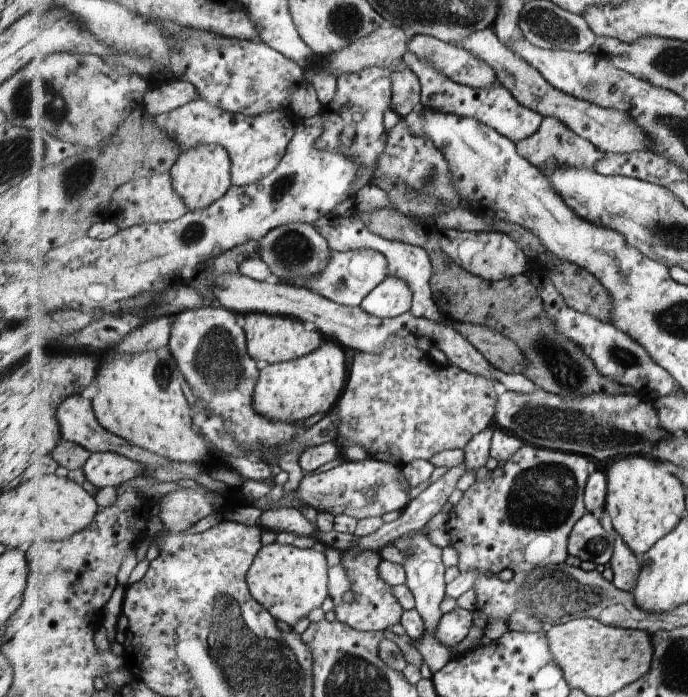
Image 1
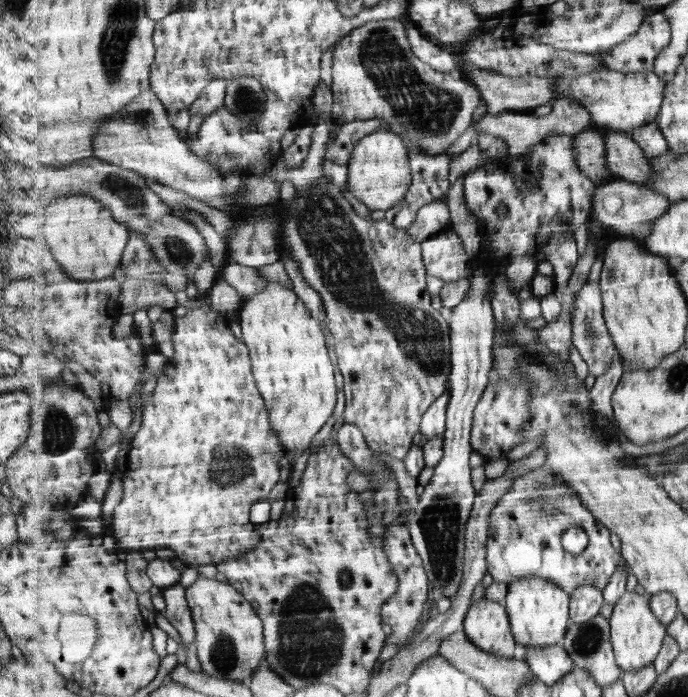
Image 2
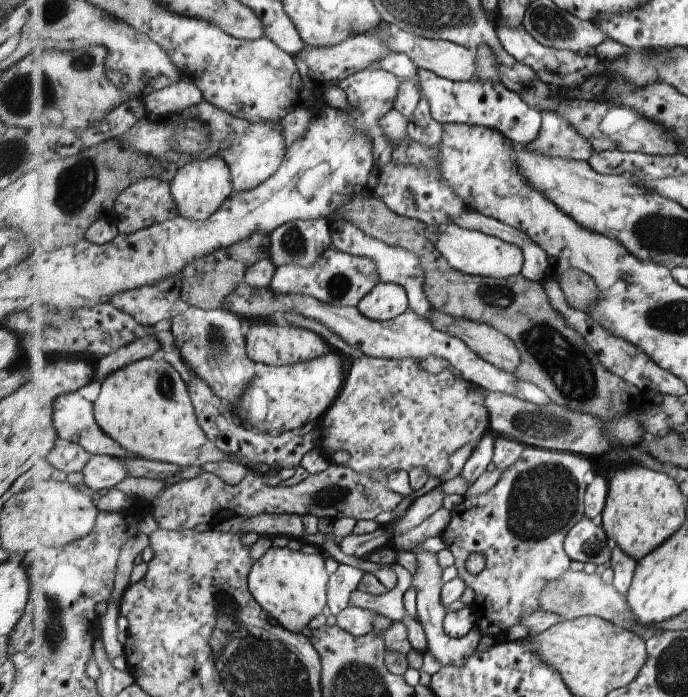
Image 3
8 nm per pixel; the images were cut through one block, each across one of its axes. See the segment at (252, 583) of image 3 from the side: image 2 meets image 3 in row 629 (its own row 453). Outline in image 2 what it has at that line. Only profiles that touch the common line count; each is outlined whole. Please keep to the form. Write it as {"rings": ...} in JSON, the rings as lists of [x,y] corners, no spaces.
{"rings":[[[267,281],[267,290],[253,298],[245,299],[244,308],[240,313],[240,324],[243,334],[241,338],[252,355],[253,372],[257,386],[268,403],[269,418],[272,419],[273,430],[281,438],[288,455],[289,464],[293,464],[303,452],[311,446],[311,440],[319,430],[329,422],[333,410],[337,406],[337,386],[335,386],[334,364],[327,353],[323,326],[313,319],[305,302],[297,296],[294,289],[288,289],[277,282]]]}

